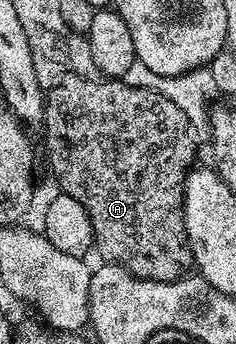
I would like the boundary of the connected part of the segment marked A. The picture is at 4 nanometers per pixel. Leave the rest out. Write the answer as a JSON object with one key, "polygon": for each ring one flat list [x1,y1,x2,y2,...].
{"polygon":[[64,74,47,89,44,102,44,119,42,121,43,128,44,148,48,151,48,164,52,167,57,182,60,183,59,191,63,195,82,202,86,214,90,214,90,226,92,227,95,251,97,253,100,251,107,263,122,266,130,275,143,280,170,282,171,280,181,279,194,264,192,247,188,244,188,235,184,225,184,179,188,177,189,171,194,164,192,159,196,156,196,140,192,137,194,128,189,121,188,115,174,102,170,102,170,98,166,98,150,88,130,86,120,78,83,80,81,76]]}

